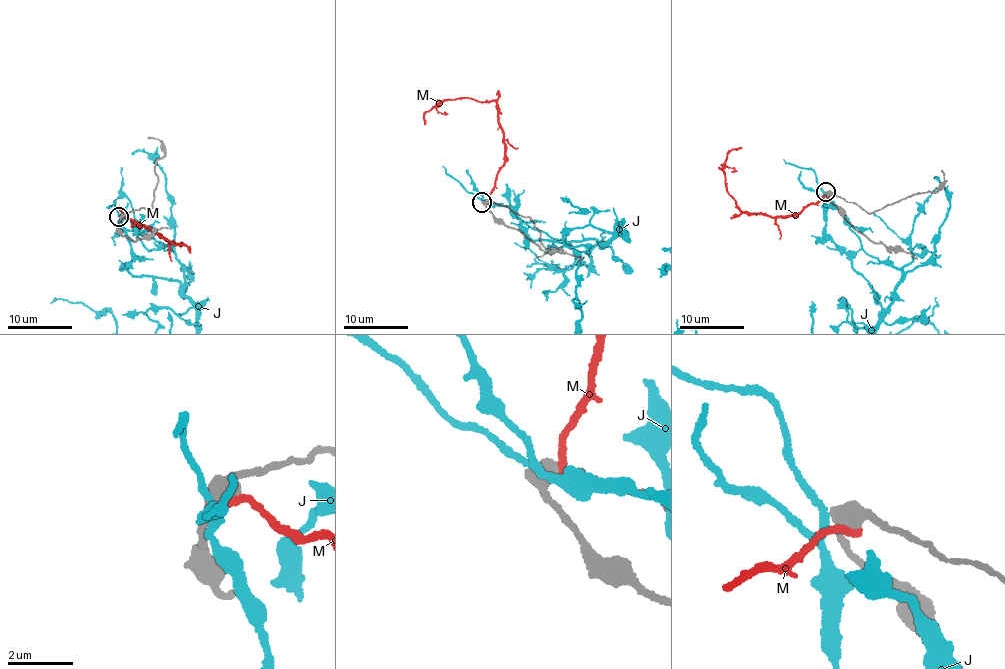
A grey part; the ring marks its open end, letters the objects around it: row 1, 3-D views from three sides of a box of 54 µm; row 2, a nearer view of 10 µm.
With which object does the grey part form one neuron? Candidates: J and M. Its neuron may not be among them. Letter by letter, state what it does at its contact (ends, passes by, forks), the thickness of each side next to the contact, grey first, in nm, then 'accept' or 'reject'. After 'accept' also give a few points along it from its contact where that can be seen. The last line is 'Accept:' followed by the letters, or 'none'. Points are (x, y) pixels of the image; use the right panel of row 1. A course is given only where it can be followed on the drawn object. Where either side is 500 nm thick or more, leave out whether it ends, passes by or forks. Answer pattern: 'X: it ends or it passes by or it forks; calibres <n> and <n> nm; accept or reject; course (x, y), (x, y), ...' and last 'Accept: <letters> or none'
J: it forks; calibres 420 and 160 nm; reject
M: it ends; calibres 480 and 280 nm; reject
Accept: none

